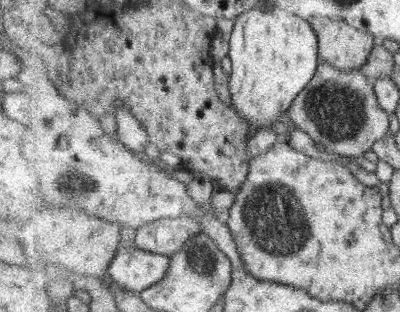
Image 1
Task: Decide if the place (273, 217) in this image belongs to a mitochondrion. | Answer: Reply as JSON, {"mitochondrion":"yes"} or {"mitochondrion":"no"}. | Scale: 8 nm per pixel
{"mitochondrion":"yes"}

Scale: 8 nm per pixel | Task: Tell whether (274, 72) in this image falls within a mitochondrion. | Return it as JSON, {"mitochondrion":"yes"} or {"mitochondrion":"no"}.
{"mitochondrion":"no"}

